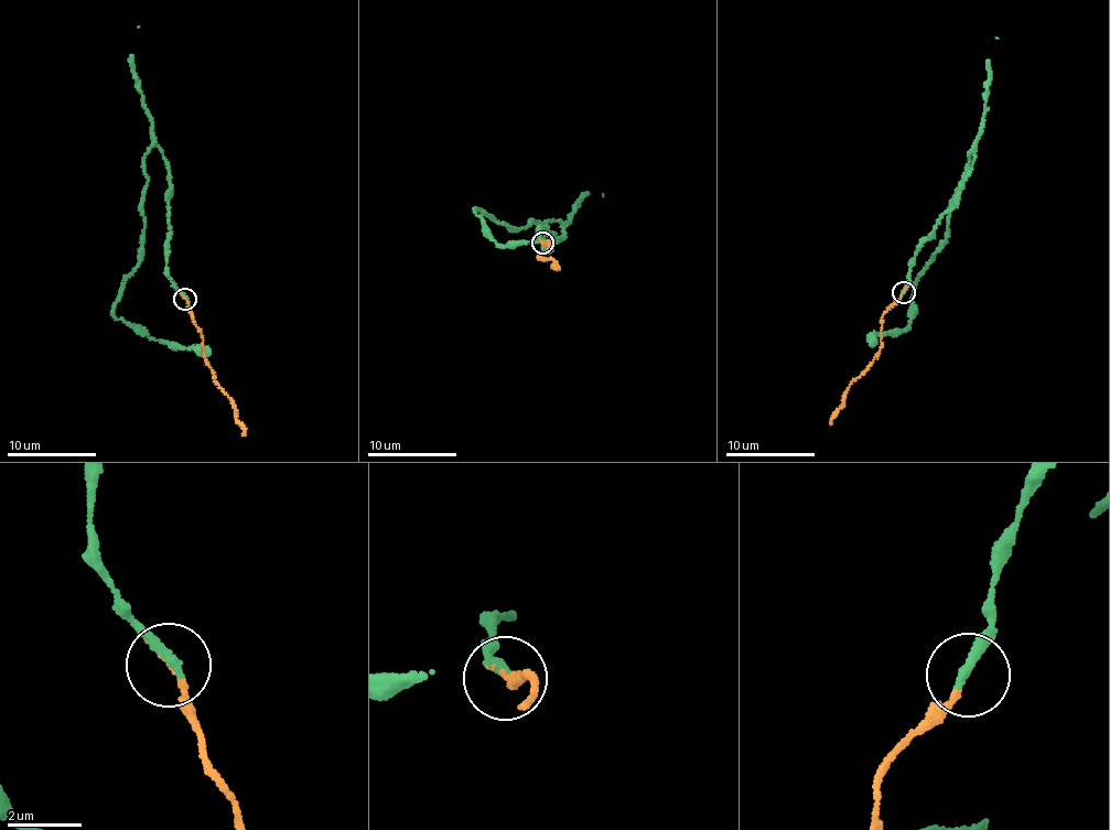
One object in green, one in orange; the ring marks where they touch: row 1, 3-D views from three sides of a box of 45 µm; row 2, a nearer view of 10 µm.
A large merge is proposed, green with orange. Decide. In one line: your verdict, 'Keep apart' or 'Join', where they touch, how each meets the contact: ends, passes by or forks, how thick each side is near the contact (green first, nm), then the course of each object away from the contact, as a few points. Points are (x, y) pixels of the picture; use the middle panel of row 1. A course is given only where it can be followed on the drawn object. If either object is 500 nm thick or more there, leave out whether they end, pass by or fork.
Join. Place: (542, 243). At the ring green ends. At the ring orange ends. Thickness 320 nm (green) against 140 nm. Course of green: (543, 241), (540, 227), (560, 238), (563, 225), (510, 230), (474, 211), (495, 243), (540, 240), (550, 251). Course of orange: (543, 241), (549, 244), (537, 256), (541, 260), (551, 258), (553, 267)

